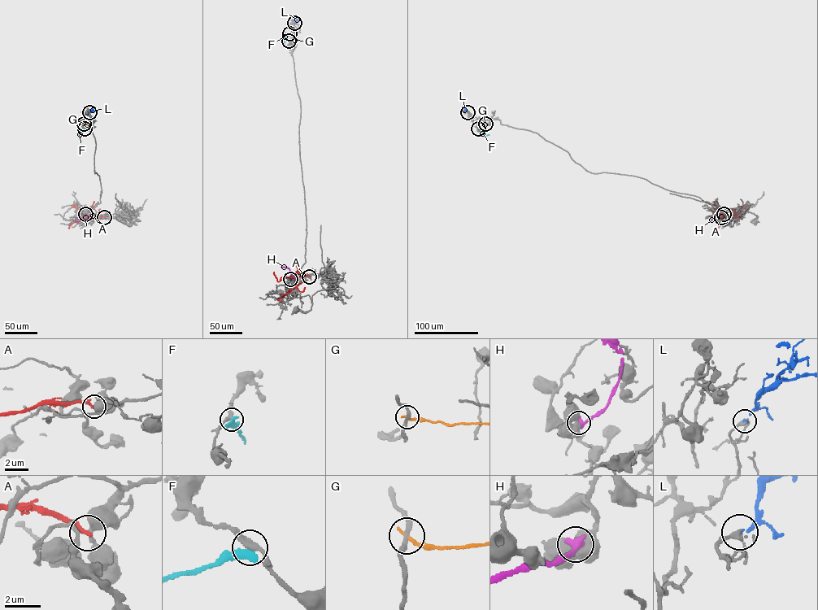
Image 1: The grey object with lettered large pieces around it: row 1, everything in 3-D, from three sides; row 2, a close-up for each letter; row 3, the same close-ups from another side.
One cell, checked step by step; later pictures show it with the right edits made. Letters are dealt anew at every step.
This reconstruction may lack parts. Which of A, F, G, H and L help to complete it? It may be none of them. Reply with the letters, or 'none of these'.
L

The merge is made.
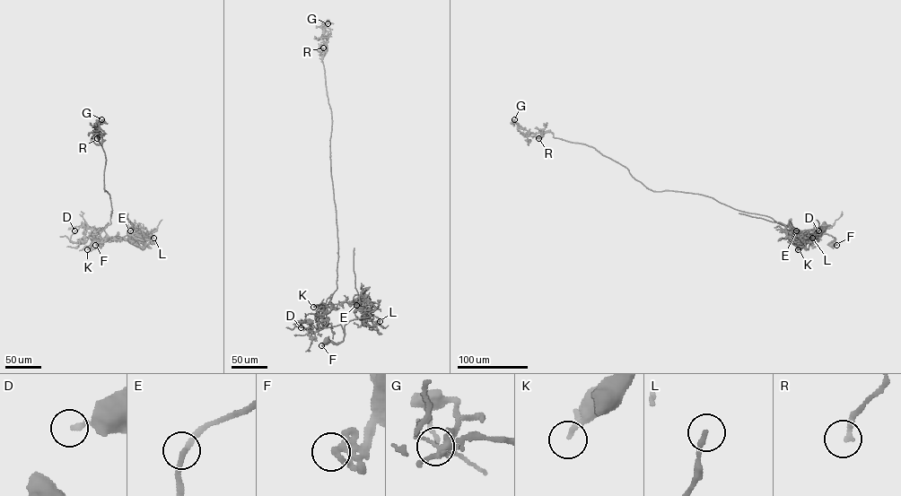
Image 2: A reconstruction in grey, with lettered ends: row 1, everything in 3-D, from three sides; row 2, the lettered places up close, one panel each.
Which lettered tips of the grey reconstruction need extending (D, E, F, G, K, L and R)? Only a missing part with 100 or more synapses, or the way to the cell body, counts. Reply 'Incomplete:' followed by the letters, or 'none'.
Incomplete: none

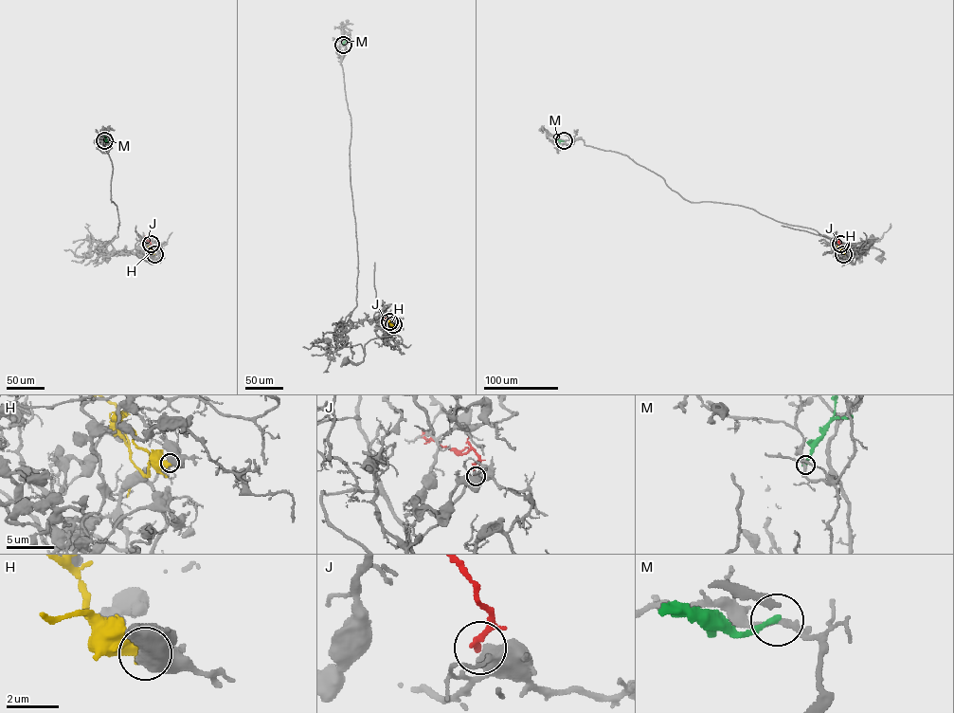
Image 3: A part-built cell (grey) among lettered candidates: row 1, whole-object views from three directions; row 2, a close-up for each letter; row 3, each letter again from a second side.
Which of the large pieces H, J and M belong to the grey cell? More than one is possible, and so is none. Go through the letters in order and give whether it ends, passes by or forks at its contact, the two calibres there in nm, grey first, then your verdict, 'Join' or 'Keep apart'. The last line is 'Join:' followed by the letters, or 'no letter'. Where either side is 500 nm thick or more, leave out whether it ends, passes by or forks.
H: Thickness 700 nm (grey) against 480 nm. Keep apart
J: It ends there. Thickness 480 nm (grey) against 240 nm. Keep apart
M: It ends there. Thickness 200 nm (grey) against 240 nm. Keep apart
Join: no letter

